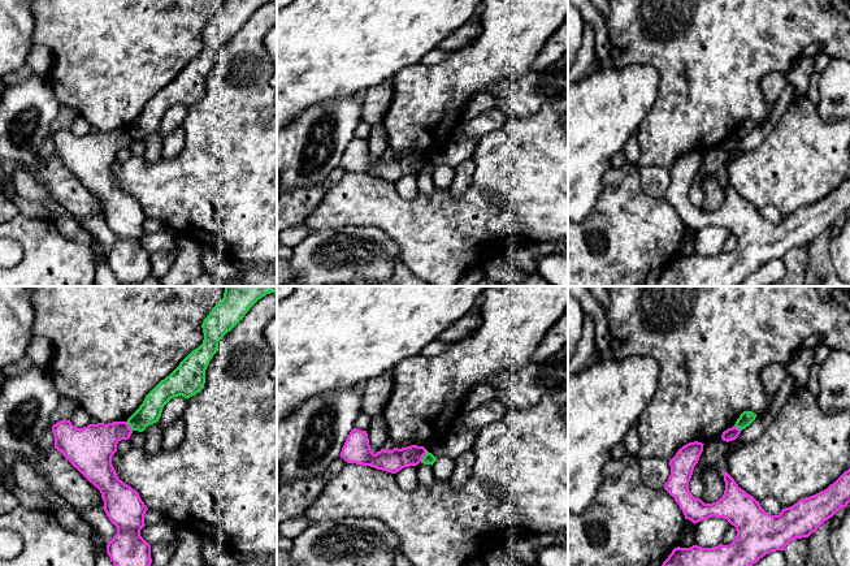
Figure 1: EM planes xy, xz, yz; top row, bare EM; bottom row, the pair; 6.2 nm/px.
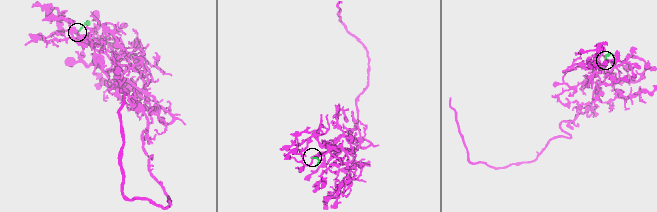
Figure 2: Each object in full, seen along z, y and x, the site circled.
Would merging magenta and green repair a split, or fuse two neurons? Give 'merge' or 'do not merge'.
do not merge

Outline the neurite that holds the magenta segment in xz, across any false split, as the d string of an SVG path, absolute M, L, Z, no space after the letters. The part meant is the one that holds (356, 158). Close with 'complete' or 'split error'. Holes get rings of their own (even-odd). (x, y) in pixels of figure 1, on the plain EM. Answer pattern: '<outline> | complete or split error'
M354 137L346 147L346 151L341 160L341 165L347 172L370 174L377 178L396 182L404 176L417 174L422 169L426 160L428 159L424 155L411 154L402 157L394 156L393 159L381 157L374 163L370 157L367 139Z | complete

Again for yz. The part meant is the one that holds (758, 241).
M694 150L678 157L669 169L671 183L664 198L678 212L685 228L695 233L711 225L724 226L736 236L737 245L729 254L675 256L658 286L738 286L766 263L784 259L795 247L808 246L850 211L849 177L827 198L782 217L779 224L766 221L727 180L723 206L704 212L689 199L703 154Z | complete

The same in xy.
M61 129L52 134L55 157L101 202L104 220L117 236L117 242L108 250L107 262L120 284L140 284L151 276L151 254L140 245L144 233L144 222L148 219L139 202L118 187L112 173L112 165L117 160L121 148L129 148L133 138L127 130L97 131L78 137L70 129Z | complete

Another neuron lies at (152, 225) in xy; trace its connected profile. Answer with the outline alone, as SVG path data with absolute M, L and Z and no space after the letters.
M148 217L144 222L144 233L146 234L153 234L153 233L157 233L164 229L165 229L165 225L157 219Z

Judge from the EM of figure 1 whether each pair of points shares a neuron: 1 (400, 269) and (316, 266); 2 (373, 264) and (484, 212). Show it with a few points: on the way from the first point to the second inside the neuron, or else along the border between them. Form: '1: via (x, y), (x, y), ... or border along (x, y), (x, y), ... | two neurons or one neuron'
1: border along (399, 260), (393, 272) | two neurons
2: border along (378, 229), (384, 230), (397, 243), (400, 260) | two neurons

